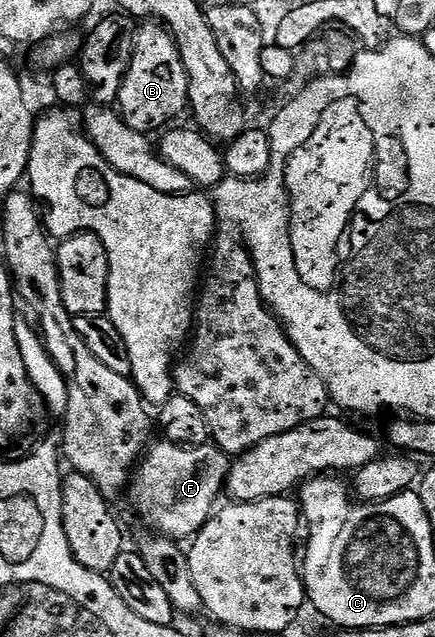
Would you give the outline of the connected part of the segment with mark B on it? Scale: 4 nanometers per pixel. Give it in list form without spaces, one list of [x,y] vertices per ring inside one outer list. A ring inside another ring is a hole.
[[[145,22],[136,29],[133,37],[133,57],[117,95],[119,115],[131,130],[142,134],[156,133],[173,120],[189,103],[189,79],[177,49],[177,43],[160,23]]]

